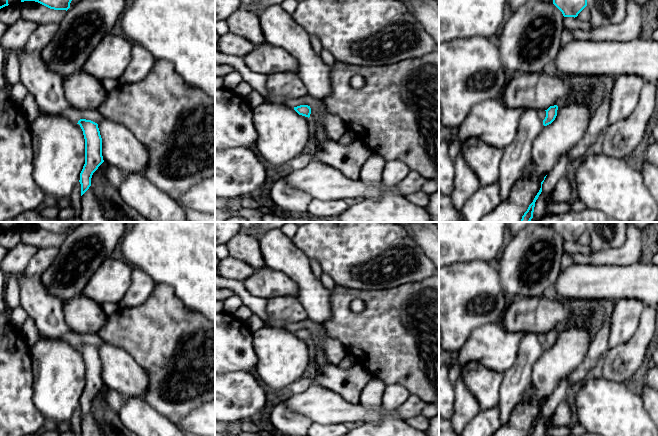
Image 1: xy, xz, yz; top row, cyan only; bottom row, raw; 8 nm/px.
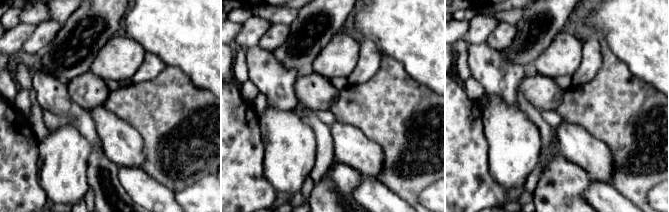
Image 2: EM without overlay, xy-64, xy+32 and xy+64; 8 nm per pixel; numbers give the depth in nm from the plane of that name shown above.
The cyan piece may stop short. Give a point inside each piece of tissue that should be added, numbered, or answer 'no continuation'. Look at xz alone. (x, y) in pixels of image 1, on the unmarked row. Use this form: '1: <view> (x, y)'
no continuation

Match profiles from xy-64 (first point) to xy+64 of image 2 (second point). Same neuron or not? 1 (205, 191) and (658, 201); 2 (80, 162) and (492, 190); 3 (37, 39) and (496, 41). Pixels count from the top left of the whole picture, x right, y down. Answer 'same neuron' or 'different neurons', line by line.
1: same neuron
2: different neurons
3: same neuron

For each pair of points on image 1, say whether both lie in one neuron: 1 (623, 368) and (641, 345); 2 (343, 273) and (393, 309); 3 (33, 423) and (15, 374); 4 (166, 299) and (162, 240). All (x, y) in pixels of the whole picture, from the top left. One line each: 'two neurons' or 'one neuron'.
1: one neuron
2: two neurons
3: one neuron
4: two neurons

